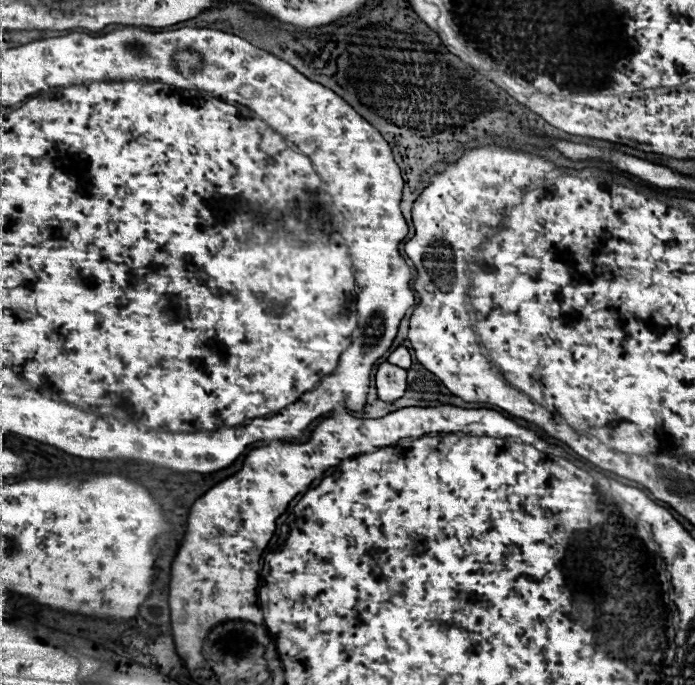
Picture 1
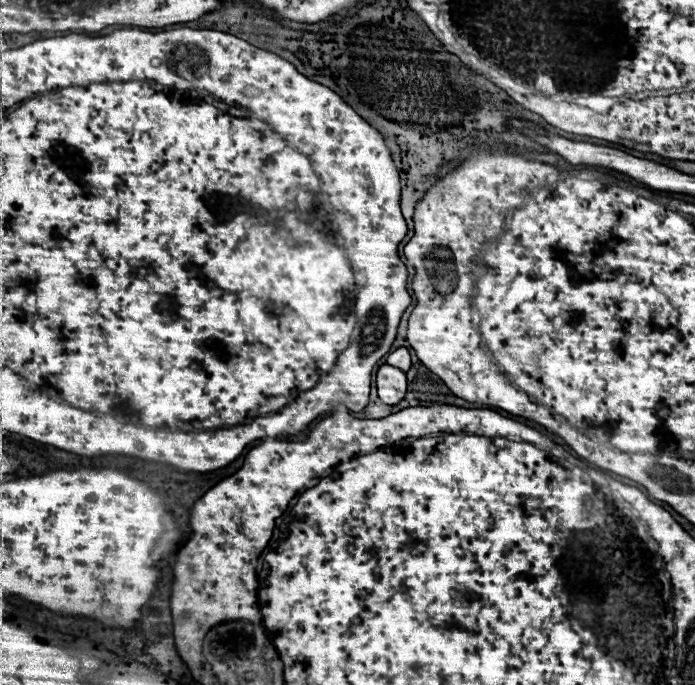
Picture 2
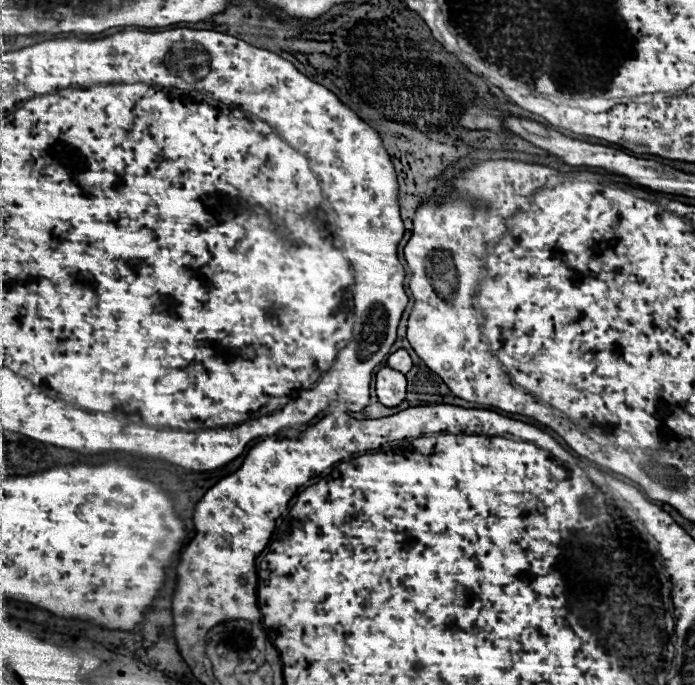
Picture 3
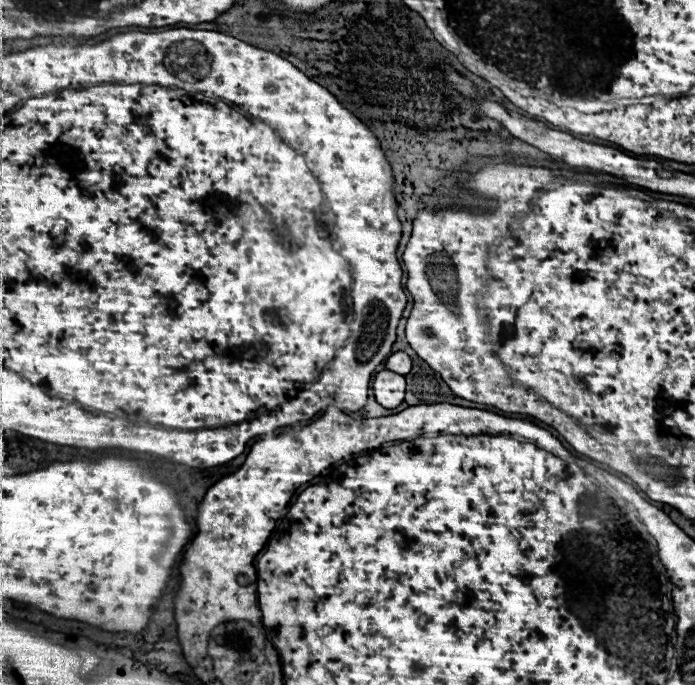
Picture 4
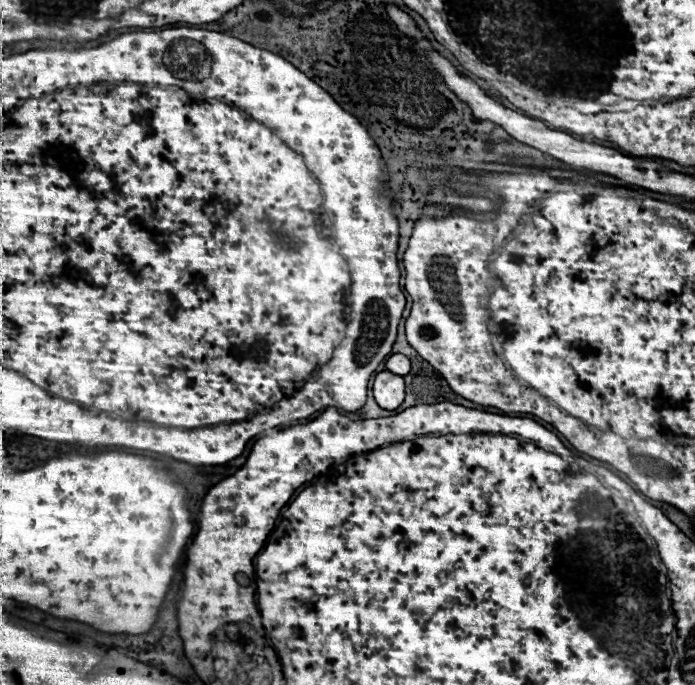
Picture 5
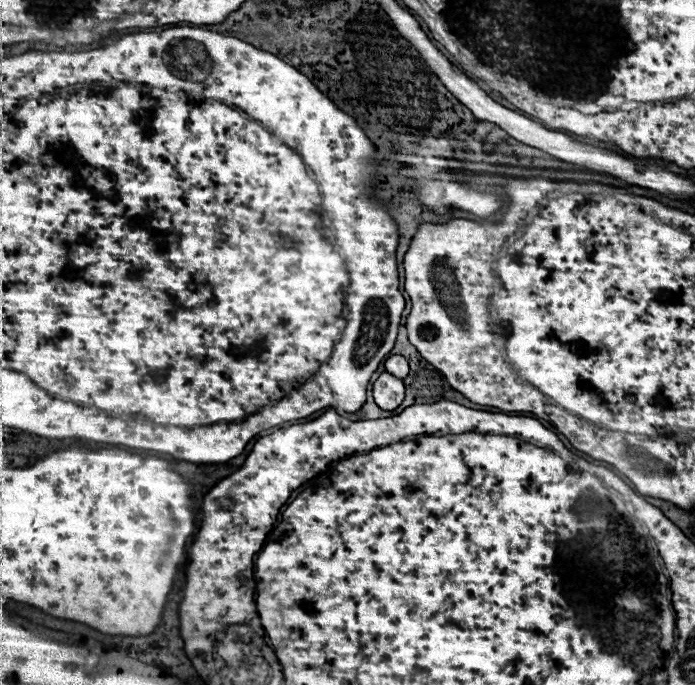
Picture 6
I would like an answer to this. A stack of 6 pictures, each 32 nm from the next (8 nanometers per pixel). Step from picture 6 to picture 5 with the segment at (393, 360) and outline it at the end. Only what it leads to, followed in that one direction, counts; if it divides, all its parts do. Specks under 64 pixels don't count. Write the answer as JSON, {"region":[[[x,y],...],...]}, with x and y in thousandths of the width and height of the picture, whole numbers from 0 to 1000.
{"region":[[[564,517],[555,526],[555,540],[573,549],[584,549],[590,543],[590,526],[581,517]]]}

